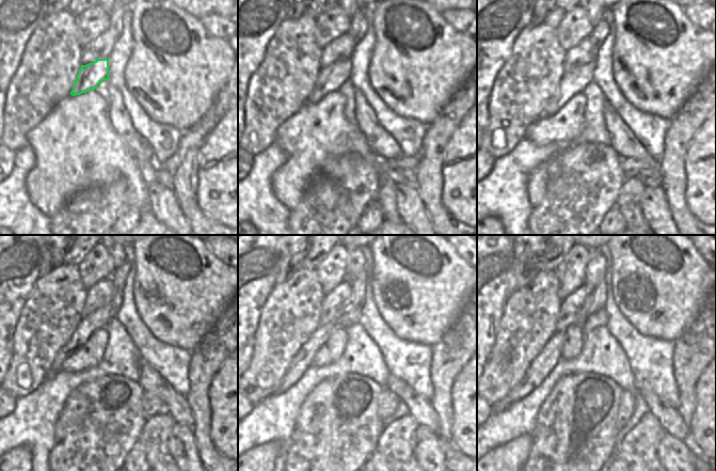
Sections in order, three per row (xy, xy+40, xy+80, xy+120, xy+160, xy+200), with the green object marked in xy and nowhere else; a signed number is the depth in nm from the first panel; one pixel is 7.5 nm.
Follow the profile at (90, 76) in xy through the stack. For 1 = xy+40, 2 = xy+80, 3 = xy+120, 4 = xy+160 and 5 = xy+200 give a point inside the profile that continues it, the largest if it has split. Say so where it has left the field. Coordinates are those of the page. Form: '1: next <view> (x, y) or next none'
1: next xy+40 (330, 78)
2: next xy+80 (572, 82)
3: next xy+120 (99, 318)
4: next xy+160 (302, 361)
5: next xy+200 (551, 355)

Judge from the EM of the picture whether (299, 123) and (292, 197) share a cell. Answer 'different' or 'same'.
same

